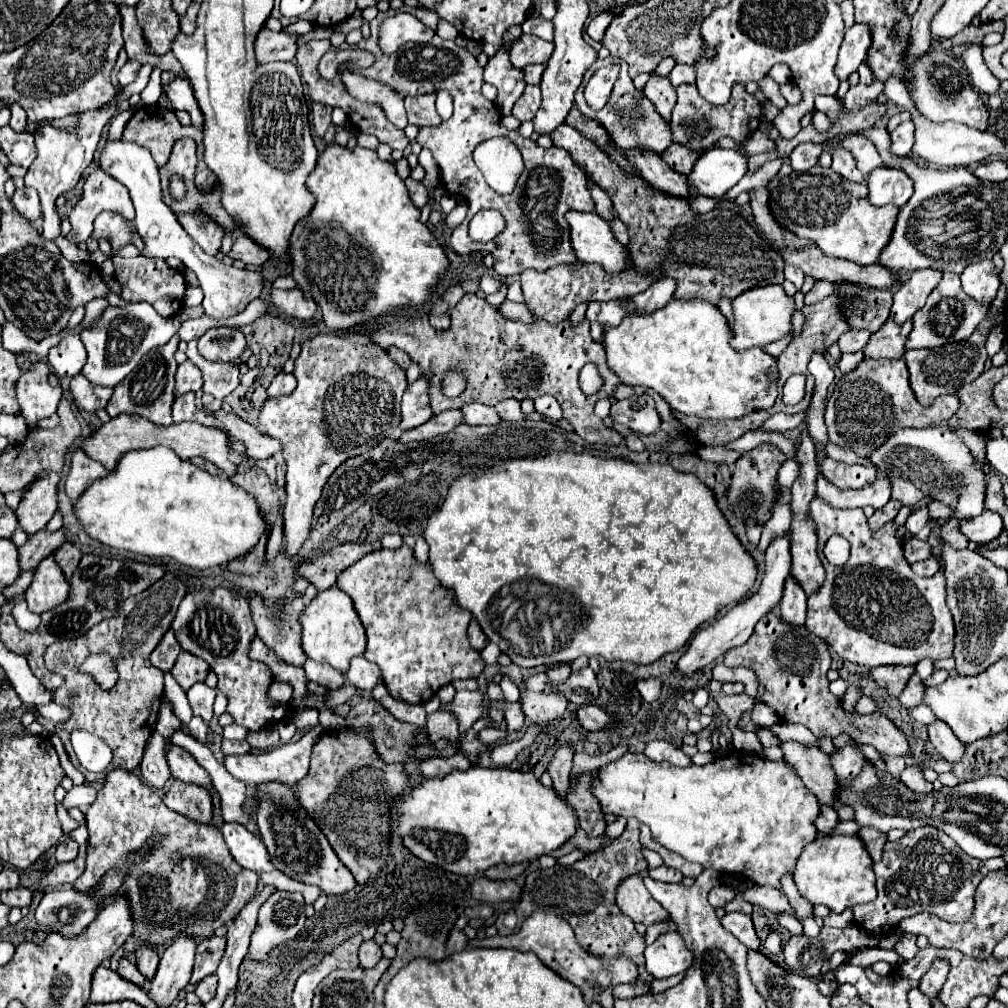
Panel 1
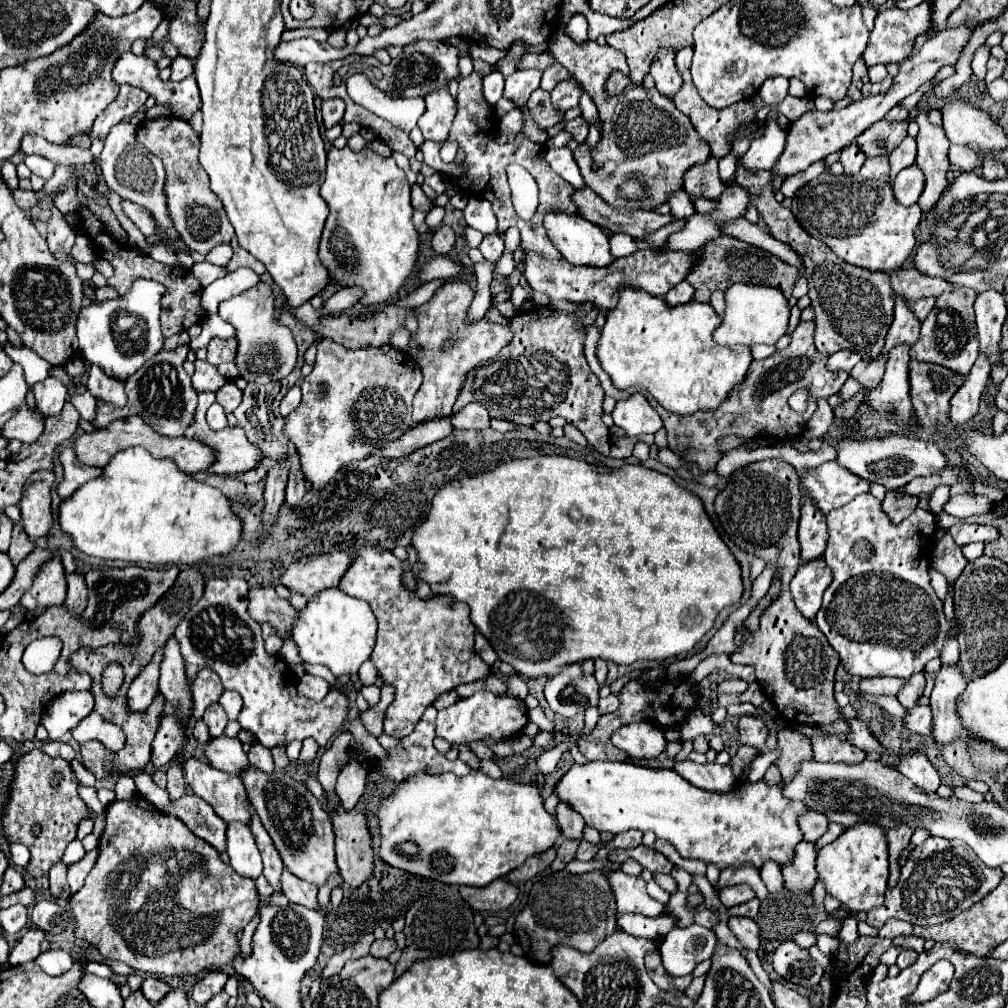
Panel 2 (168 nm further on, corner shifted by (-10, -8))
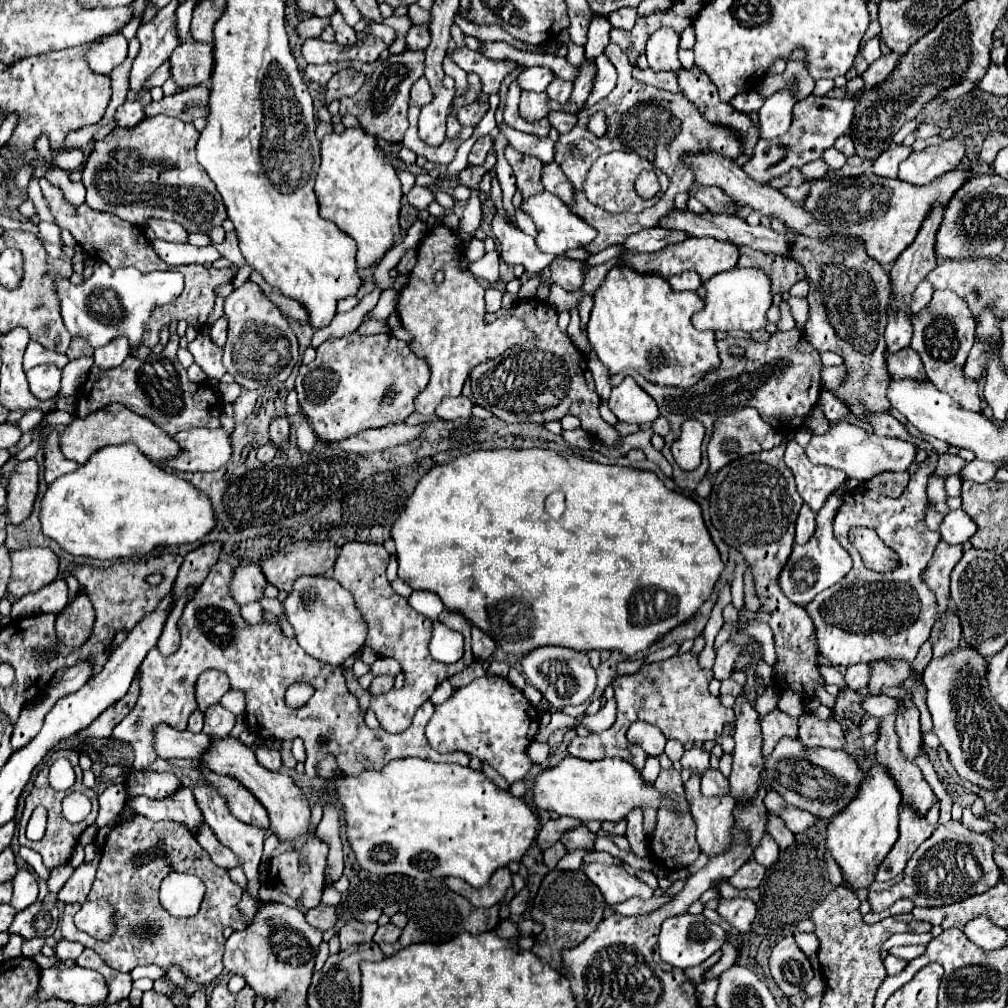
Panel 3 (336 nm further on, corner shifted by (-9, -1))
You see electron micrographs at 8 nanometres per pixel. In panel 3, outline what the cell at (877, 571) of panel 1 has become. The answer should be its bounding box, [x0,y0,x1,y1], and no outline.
[805,451,941,667]

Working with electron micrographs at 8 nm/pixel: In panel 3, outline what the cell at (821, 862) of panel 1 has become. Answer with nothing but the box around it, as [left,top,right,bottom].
[827,765,901,891]

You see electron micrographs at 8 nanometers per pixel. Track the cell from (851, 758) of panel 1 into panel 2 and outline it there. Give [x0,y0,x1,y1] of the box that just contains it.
[812,736,866,764]

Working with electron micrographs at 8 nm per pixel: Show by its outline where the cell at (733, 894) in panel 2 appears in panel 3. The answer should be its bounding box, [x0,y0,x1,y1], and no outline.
[729,859,765,889]

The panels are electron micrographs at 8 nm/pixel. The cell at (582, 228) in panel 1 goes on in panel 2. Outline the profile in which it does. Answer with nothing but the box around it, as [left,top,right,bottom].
[544,214,614,266]

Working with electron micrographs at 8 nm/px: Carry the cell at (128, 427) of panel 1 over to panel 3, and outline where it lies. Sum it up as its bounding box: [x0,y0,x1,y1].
[59,403,179,465]

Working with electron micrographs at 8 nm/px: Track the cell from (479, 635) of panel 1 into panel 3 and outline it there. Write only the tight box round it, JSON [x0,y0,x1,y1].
[471,627,495,657]

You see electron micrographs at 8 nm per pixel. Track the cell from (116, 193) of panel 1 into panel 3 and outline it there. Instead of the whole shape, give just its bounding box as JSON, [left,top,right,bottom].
[147,219,187,243]

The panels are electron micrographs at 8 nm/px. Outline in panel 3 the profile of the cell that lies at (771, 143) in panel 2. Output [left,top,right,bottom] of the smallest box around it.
[759,87,797,137]

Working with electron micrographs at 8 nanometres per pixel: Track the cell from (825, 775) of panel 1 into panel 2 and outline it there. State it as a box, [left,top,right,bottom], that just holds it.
[776,728,814,784]

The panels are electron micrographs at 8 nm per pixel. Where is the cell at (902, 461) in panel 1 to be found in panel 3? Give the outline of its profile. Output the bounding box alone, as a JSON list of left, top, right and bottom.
[807,423,915,481]

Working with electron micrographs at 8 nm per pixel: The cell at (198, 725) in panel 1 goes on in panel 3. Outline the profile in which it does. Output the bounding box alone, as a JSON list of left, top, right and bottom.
[187,709,203,733]

